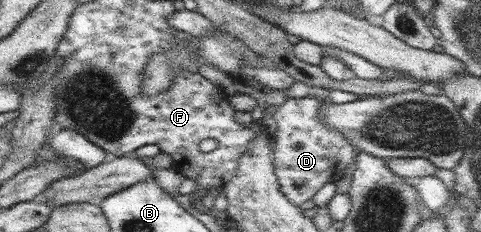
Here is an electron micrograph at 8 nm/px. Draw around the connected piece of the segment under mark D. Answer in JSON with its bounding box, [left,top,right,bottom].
[270,96,357,206]

